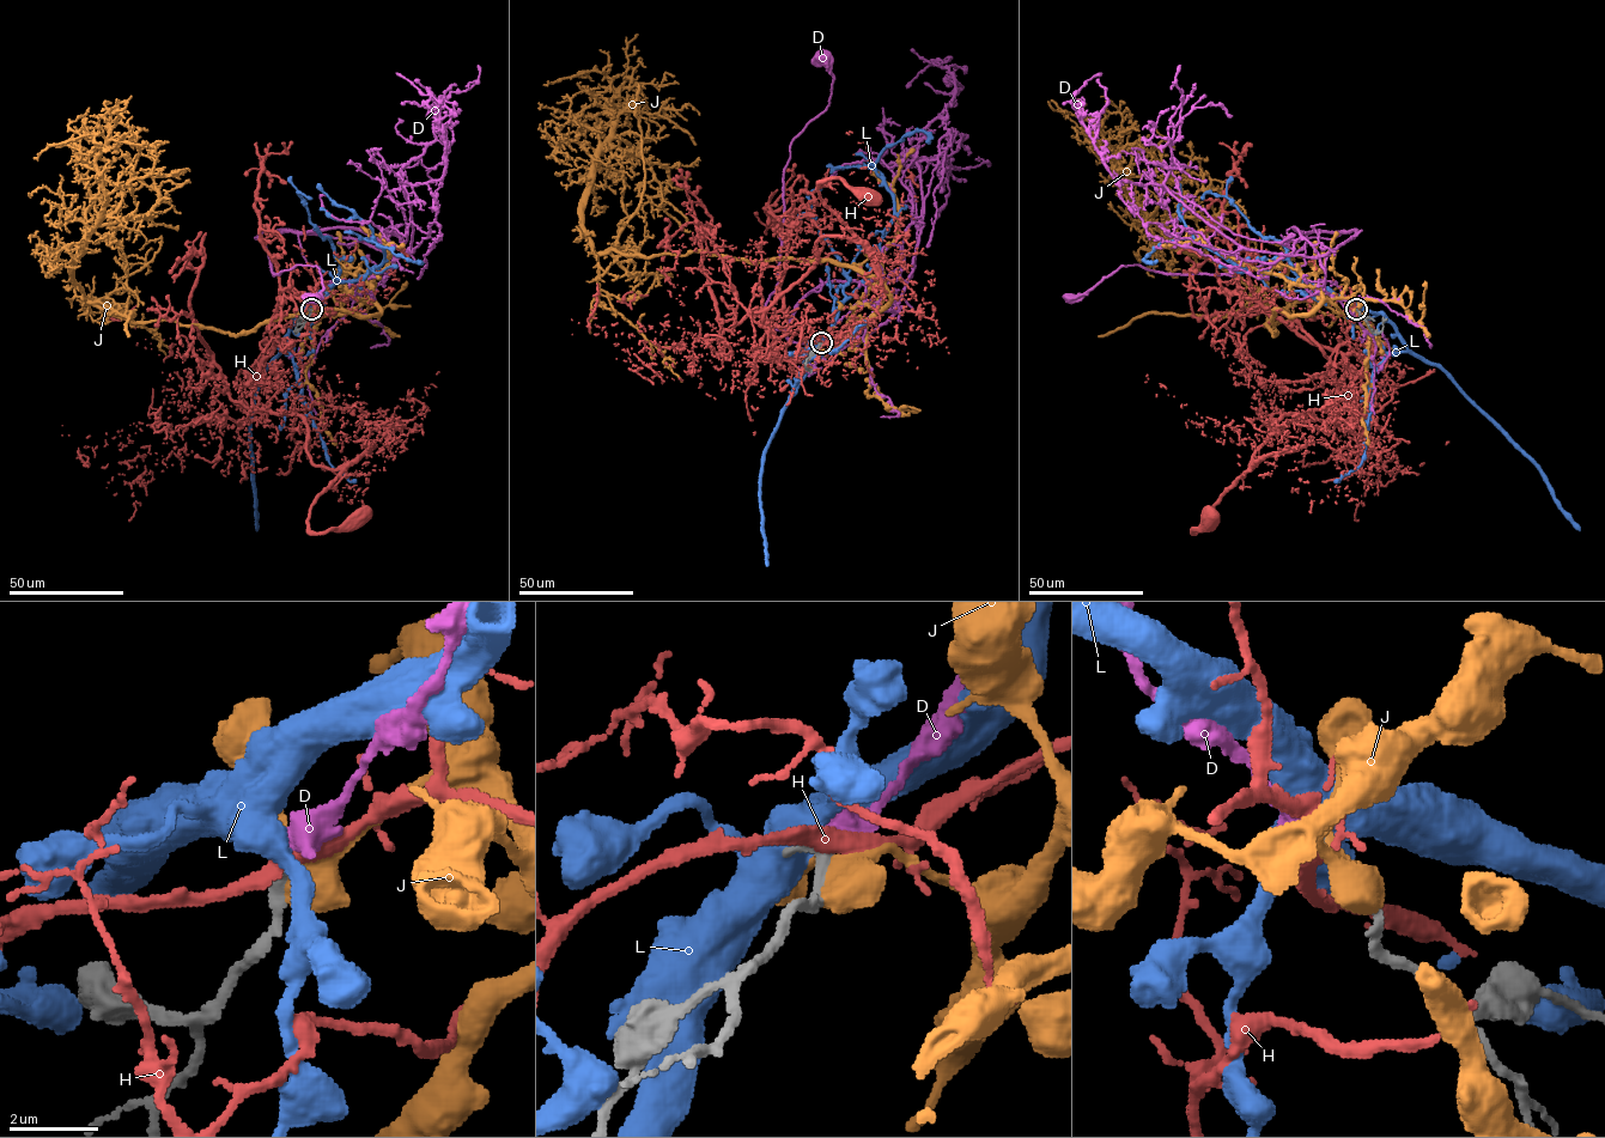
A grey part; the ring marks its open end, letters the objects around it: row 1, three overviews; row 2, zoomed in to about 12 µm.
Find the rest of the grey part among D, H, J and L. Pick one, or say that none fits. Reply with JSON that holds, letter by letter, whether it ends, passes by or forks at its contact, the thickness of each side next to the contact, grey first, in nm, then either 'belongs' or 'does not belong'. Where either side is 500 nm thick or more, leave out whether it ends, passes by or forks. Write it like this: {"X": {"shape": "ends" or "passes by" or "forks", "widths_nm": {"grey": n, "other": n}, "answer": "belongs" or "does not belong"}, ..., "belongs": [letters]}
{"D": {"shape": "passes by", "widths_nm": {"grey": 320, "other": 420}, "answer": "belongs"}, "H": {"shape": "passes by", "widths_nm": {"grey": 340, "other": 380}, "answer": "does not belong"}, "J": {"shape": "forks", "widths_nm": {"grey": 280, "other": 440}, "answer": "does not belong"}, "L": {"widths_nm": {"grey": 320, "other": 600}, "answer": "does not belong"}, "belongs": ["D"]}

